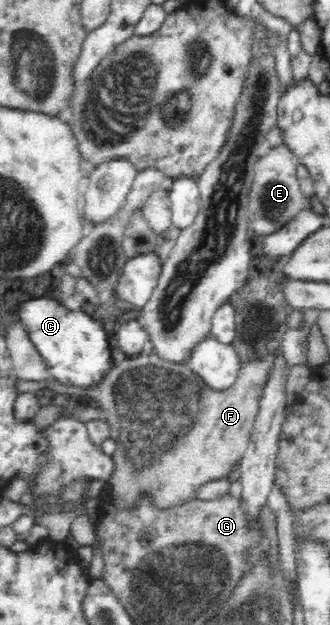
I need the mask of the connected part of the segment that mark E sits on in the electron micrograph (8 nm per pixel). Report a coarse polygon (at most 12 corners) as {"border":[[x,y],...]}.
{"border":[[284,144],[255,165],[249,227],[282,228],[306,208]]}

